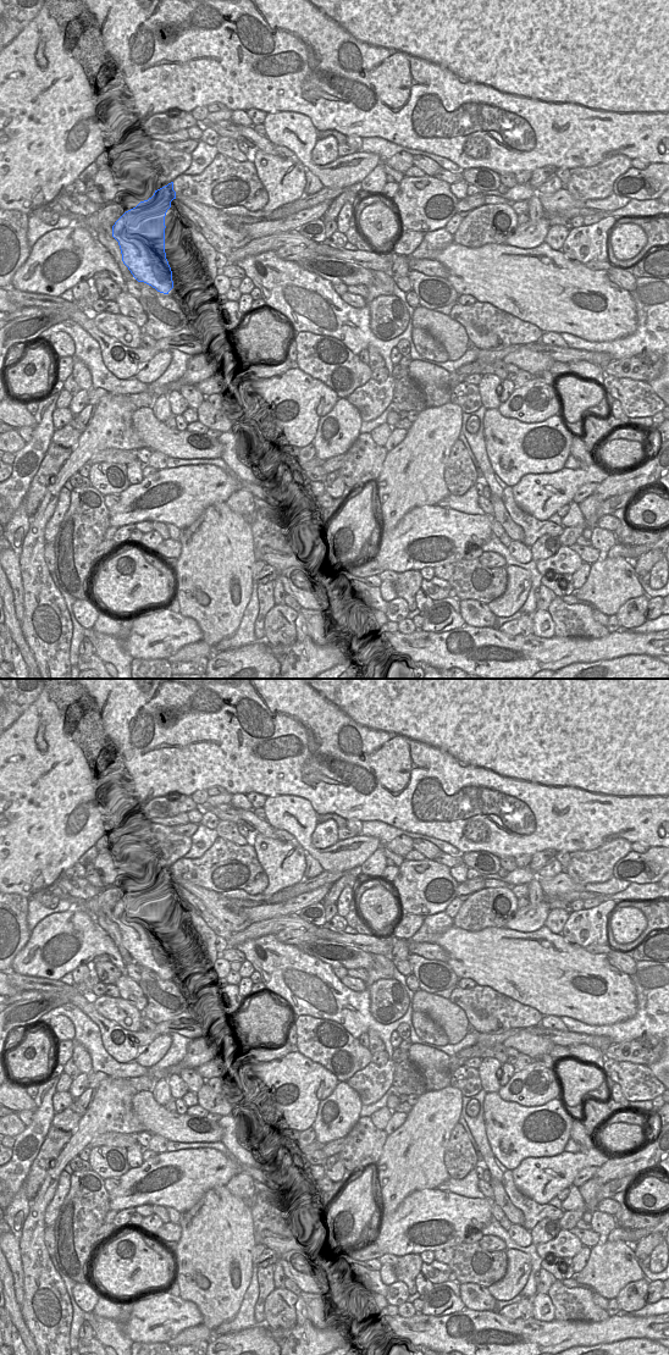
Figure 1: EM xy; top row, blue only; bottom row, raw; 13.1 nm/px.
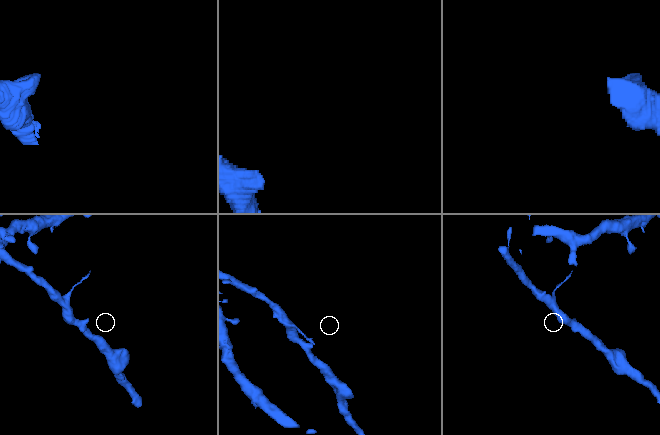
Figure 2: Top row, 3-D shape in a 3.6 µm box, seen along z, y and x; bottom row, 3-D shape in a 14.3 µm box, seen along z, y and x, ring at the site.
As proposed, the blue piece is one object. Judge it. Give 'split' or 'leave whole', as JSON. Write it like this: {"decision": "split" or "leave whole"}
{"decision": "split"}

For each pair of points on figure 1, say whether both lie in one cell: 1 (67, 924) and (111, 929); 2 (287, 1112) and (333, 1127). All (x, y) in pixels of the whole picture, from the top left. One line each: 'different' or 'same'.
1: different
2: different

